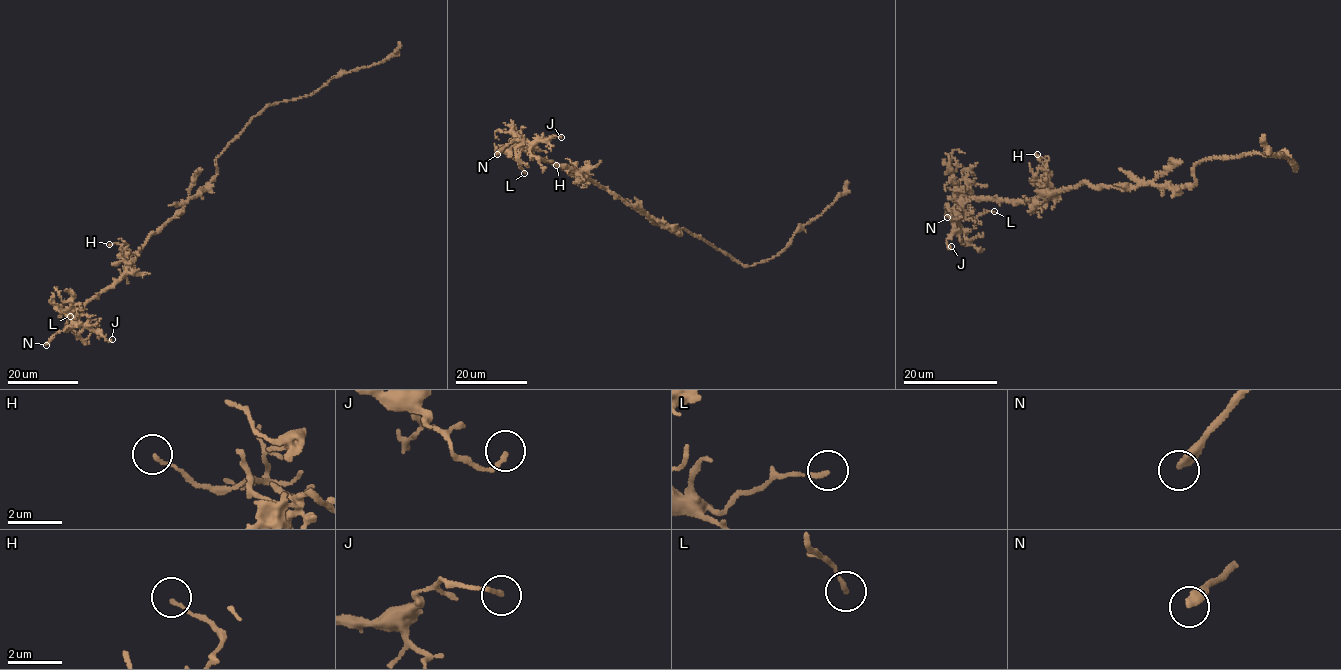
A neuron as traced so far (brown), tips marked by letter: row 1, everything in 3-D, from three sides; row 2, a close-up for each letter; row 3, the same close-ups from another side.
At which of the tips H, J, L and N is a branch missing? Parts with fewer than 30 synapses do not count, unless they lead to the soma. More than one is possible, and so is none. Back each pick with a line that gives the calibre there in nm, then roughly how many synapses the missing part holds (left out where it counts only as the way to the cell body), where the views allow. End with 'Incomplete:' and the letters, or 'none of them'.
N: calibre 360 nm
Incomplete: N

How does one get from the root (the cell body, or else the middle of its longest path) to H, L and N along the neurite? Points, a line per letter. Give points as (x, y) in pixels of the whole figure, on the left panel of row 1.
H: (206, 184), (173, 217), (150, 233), (132, 260), (127, 260), (119, 244), (109, 244)
L: (206, 184), (173, 217), (150, 233), (115, 283), (79, 307), (67, 329), (70, 316)
N: (206, 184), (150, 233), (115, 283), (77, 311), (73, 319), (76, 326), (60, 330), (46, 345)

